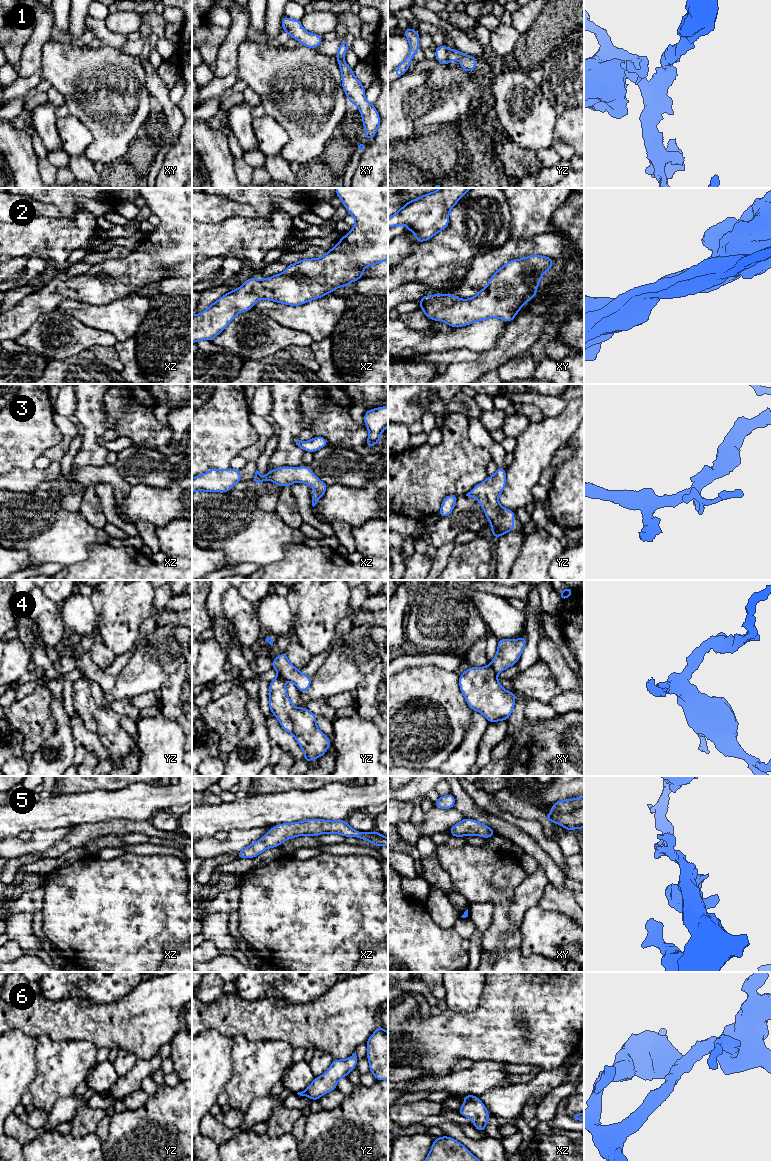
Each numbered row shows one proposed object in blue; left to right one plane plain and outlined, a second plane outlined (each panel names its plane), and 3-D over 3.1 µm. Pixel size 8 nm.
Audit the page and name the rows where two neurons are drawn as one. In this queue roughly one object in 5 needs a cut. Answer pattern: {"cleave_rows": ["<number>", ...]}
{"cleave_rows": ["4"]}

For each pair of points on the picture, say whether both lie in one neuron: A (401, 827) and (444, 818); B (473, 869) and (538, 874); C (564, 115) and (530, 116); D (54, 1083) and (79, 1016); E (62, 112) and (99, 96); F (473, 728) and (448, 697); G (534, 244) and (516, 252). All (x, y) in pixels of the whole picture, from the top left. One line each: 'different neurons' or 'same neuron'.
A: same neuron
B: different neurons
C: different neurons
D: different neurons
E: different neurons
F: different neurons
G: same neuron

